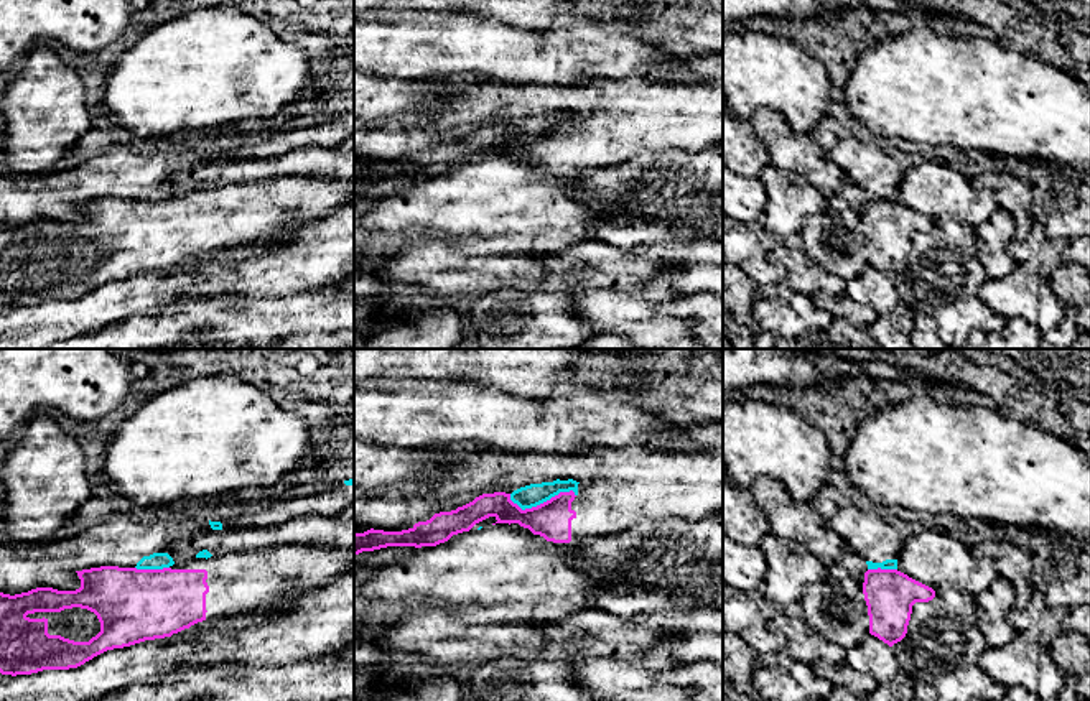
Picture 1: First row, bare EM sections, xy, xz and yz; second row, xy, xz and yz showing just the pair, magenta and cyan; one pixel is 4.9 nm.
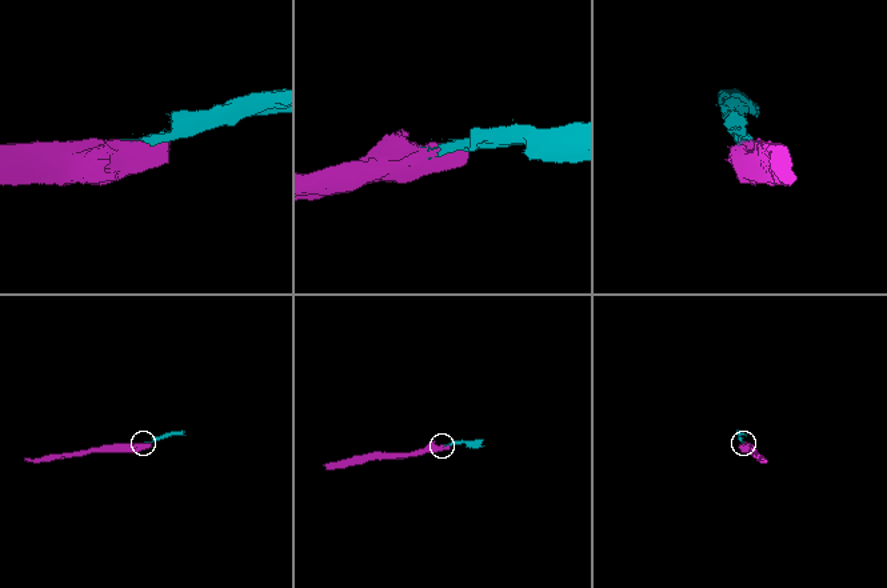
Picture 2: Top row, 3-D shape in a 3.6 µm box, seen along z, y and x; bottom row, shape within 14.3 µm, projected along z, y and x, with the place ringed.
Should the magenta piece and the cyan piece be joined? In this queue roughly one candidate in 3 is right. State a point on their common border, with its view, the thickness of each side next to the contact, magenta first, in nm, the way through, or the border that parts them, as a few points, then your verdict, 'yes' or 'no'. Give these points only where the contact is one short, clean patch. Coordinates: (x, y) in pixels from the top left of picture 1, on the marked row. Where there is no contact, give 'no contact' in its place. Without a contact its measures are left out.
contact xz (544, 502); calibres 190 and 110 nm; border xz (575, 492), (563, 491), (524, 509), (509, 499); no

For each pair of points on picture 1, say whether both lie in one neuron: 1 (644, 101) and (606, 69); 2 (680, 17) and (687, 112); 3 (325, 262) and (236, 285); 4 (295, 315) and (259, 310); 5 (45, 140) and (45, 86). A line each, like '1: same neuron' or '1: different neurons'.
1: different neurons
2: different neurons
3: same neuron
4: same neuron
5: same neuron

